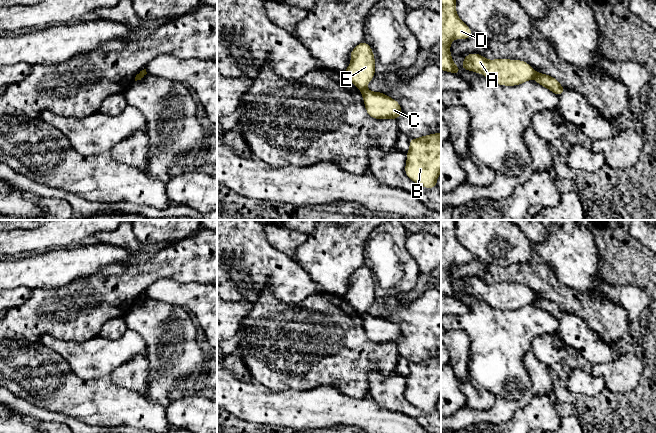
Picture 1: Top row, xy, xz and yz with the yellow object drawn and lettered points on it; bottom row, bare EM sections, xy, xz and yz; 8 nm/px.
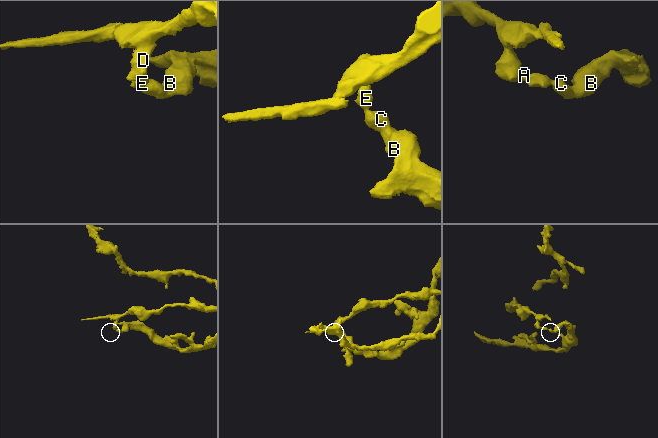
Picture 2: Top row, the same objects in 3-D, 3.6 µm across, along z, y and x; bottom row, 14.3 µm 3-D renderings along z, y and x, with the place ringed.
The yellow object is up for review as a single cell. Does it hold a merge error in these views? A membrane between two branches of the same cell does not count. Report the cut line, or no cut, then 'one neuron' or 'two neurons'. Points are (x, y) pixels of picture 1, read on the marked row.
cut in yz along (536, 72), (533, 78); two neurons

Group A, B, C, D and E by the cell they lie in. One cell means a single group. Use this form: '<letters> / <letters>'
A D E / B C

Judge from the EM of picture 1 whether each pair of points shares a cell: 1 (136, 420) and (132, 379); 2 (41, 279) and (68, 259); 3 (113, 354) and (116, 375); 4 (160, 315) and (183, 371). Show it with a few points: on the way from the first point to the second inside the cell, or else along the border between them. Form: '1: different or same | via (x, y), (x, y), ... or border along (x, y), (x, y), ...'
1: different | border along (112, 379), (114, 382), (135, 390), (140, 394)
2: same | via (48, 272), (61, 266)
3: different | border along (135, 356), (118, 365), (109, 374)
4: same | via (166, 329), (173, 343), (173, 357)

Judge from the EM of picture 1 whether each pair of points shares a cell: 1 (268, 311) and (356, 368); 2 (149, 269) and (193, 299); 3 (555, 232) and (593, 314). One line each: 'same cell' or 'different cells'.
1: same cell
2: different cells
3: different cells

